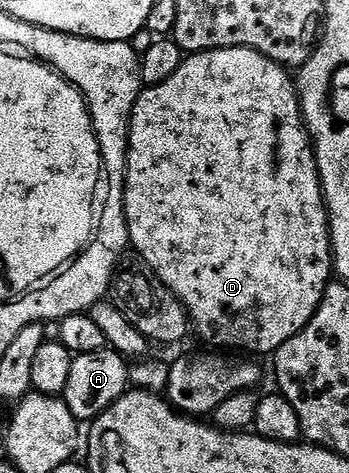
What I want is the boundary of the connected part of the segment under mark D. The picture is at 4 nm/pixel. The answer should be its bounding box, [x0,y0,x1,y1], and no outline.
[125,48,333,354]

